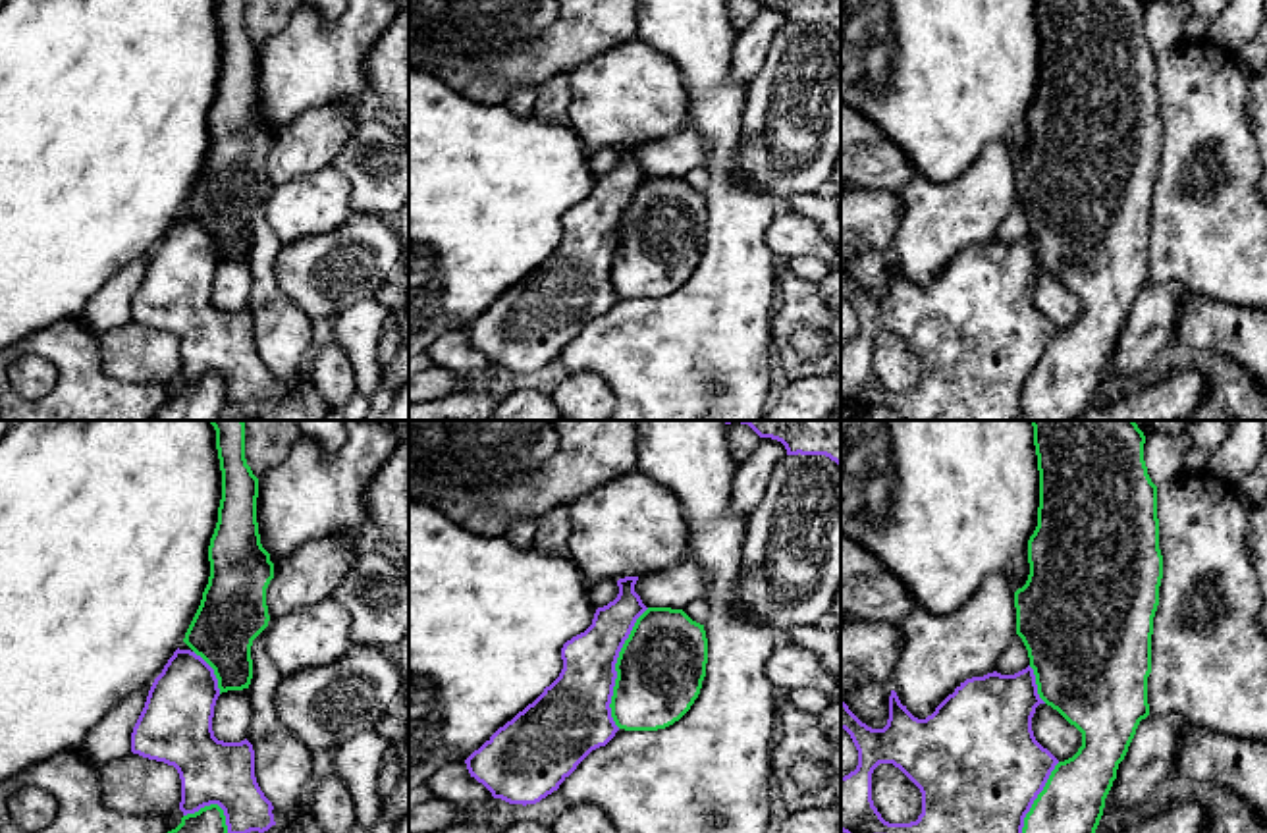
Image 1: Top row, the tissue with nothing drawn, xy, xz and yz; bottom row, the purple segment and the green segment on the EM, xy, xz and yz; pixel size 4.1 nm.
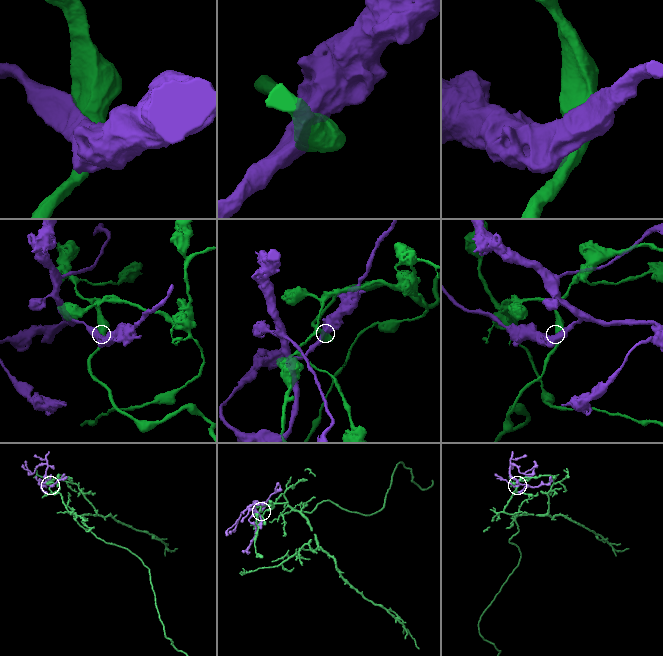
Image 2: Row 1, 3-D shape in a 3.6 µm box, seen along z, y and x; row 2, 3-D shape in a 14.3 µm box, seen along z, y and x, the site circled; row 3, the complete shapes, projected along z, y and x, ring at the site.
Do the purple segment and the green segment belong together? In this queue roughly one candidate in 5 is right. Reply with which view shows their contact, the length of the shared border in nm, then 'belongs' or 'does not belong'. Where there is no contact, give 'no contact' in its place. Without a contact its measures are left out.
xz | 500 nm | does not belong

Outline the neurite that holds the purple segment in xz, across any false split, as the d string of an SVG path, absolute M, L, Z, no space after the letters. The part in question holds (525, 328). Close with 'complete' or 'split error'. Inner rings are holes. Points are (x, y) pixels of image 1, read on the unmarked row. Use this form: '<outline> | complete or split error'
M638 145L617 148L617 166L598 175L592 193L563 212L559 245L465 328L471 345L494 366L523 374L540 370L619 299L609 276L617 247L615 231L636 187L648 177L634 160L636 148Z | complete

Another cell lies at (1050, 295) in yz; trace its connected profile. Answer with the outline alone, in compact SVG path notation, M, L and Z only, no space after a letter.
M1047 272L1036 276L1032 299L1059 330L1072 326L1082 314L1082 301Z

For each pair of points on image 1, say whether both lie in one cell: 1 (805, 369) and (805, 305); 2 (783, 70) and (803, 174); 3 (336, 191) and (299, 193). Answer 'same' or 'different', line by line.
1: same
2: same
3: same

